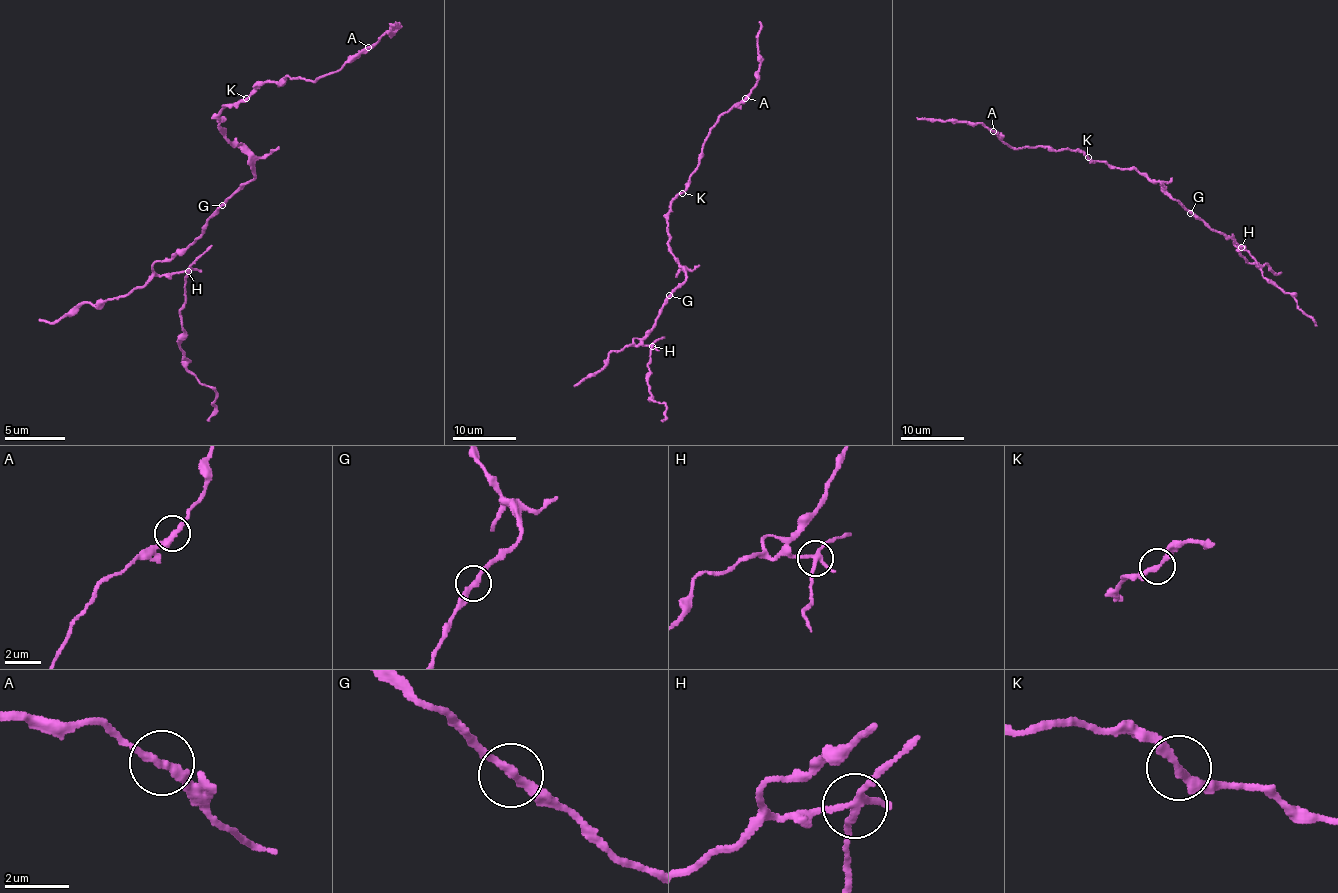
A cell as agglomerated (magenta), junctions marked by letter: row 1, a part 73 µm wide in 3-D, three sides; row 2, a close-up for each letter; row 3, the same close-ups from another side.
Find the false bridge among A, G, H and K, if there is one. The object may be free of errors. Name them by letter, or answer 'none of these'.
H

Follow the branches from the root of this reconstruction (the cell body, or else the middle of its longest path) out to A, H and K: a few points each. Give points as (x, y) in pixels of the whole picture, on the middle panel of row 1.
A: (671, 251), (668, 245), (671, 204), (687, 188), (690, 174), (698, 166), (709, 129), (745, 98)
H: (671, 251), (684, 270), (685, 280), (668, 299), (655, 325), (644, 337), (633, 340), (636, 344), (652, 346)
K: (671, 251), (668, 245), (668, 213), (672, 201), (682, 193)

